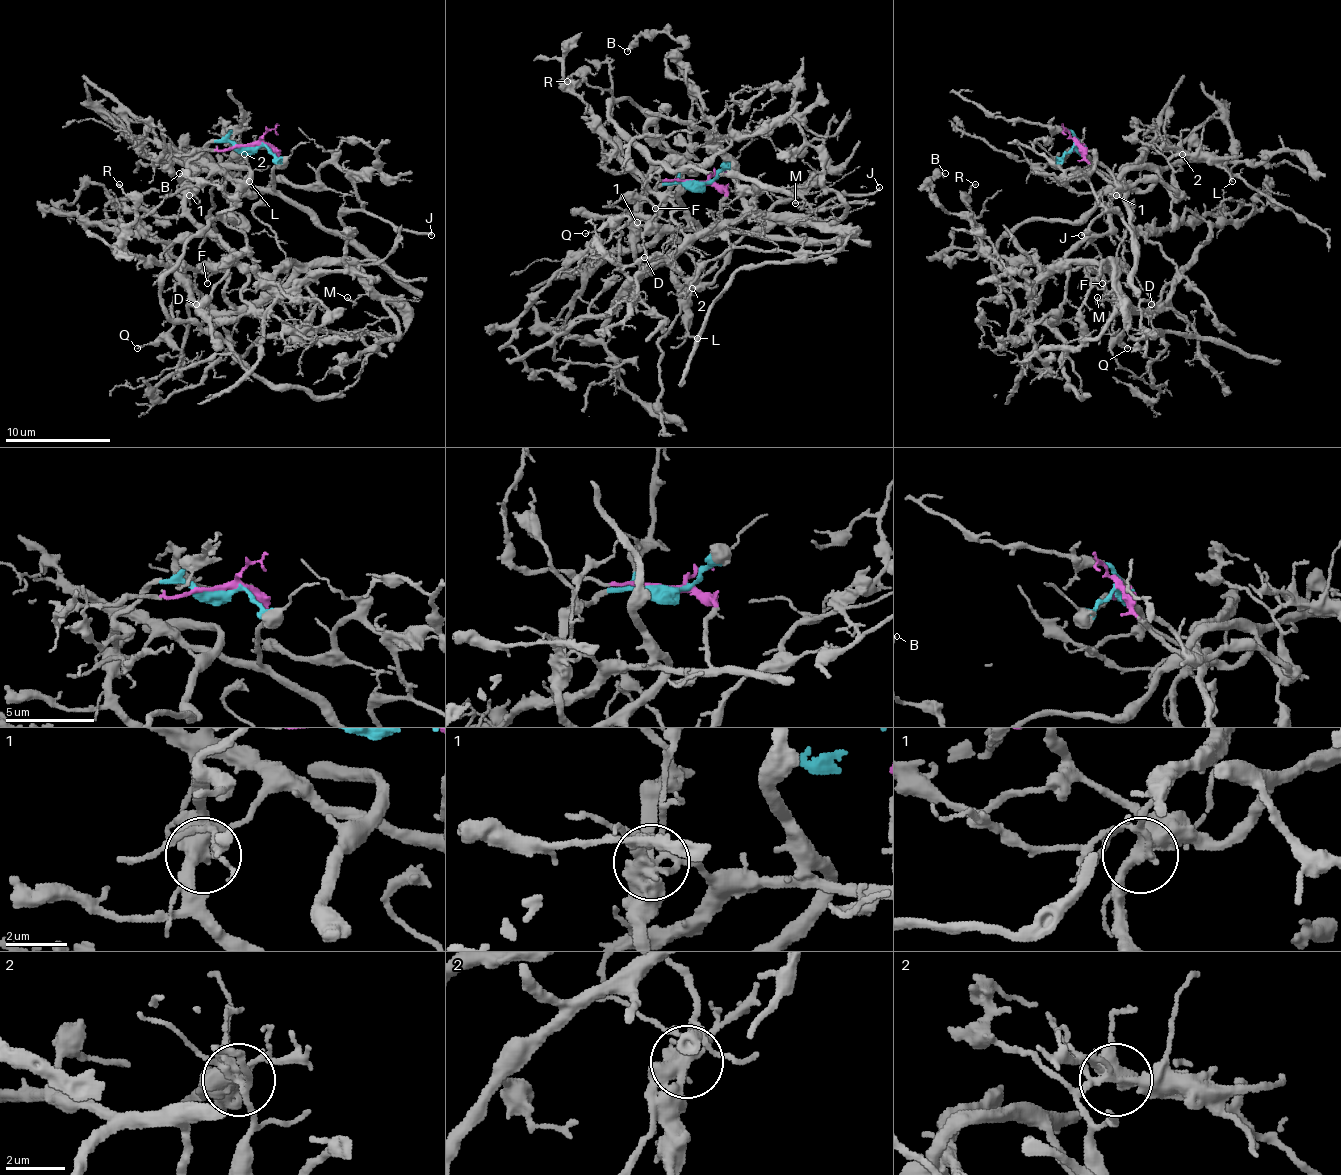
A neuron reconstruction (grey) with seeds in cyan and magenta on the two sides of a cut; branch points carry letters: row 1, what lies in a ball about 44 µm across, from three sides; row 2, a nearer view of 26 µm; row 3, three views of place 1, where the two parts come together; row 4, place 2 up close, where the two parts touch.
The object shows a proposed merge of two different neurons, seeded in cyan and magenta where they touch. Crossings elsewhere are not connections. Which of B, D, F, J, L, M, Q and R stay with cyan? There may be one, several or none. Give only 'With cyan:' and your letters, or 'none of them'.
With cyan: B, D, F, L, M, Q, R

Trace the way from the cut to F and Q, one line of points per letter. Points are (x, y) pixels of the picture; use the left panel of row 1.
F: (252, 147), (189, 162), (249, 183), (163, 309), (315, 396), (396, 333), (341, 265), (207, 283)
Q: (252, 147), (189, 162), (249, 183), (163, 309), (315, 396), (396, 333), (302, 265), (176, 286), (136, 349)

